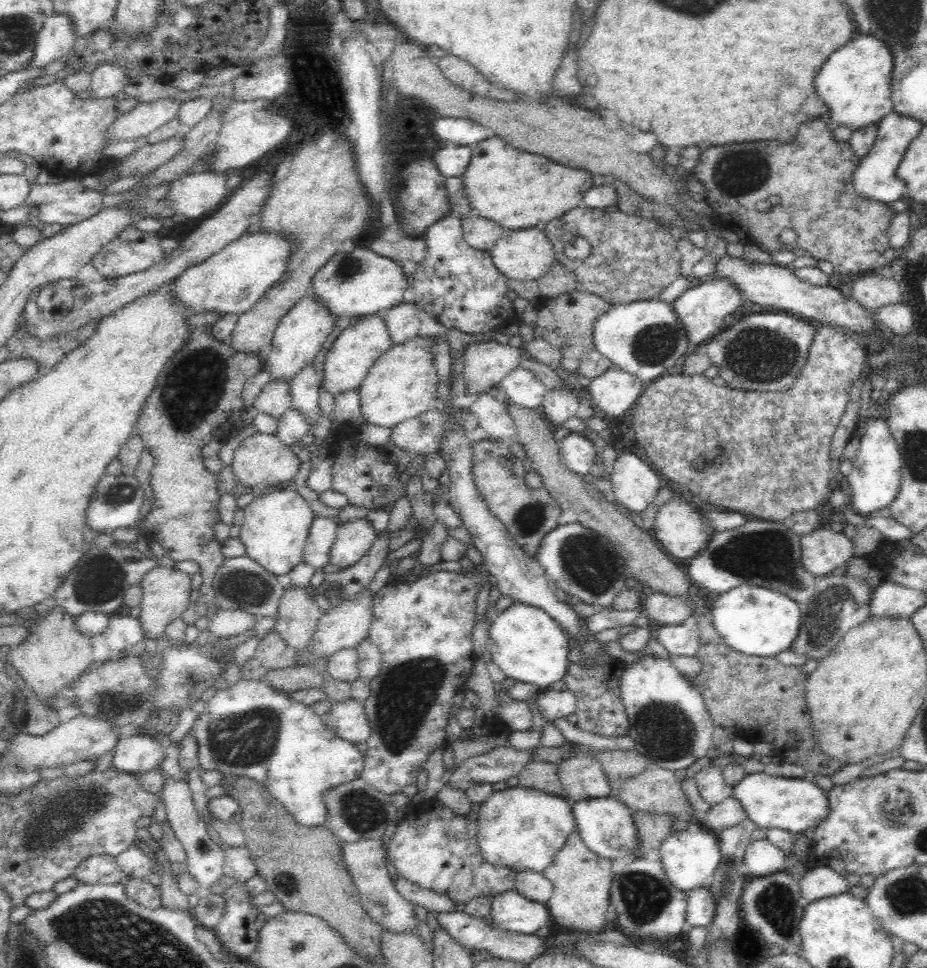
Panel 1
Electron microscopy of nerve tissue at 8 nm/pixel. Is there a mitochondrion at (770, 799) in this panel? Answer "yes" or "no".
no

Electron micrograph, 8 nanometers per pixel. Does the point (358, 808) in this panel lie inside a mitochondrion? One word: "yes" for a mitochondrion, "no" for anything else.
yes

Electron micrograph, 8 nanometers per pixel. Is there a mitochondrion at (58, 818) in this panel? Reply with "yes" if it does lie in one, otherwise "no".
yes

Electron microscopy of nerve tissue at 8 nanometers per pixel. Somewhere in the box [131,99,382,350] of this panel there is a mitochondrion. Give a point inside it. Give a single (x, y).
(347, 267)

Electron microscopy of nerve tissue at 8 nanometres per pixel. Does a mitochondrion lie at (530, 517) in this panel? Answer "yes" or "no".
yes

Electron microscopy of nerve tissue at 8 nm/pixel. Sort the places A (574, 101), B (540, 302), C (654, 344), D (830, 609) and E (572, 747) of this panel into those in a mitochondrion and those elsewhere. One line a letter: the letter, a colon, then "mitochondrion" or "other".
A: other
B: other
C: mitochondrion
D: mitochondrion
E: other

